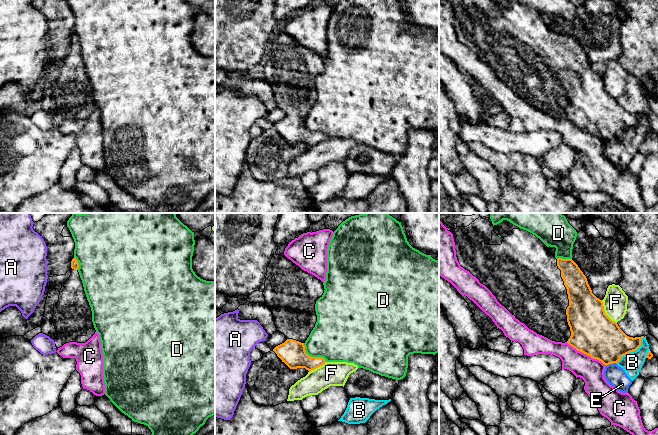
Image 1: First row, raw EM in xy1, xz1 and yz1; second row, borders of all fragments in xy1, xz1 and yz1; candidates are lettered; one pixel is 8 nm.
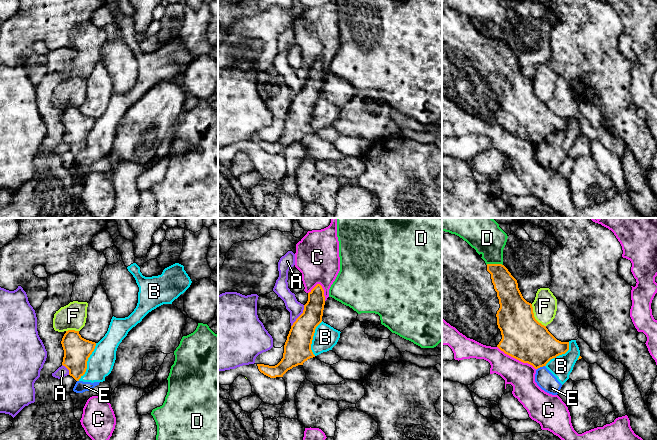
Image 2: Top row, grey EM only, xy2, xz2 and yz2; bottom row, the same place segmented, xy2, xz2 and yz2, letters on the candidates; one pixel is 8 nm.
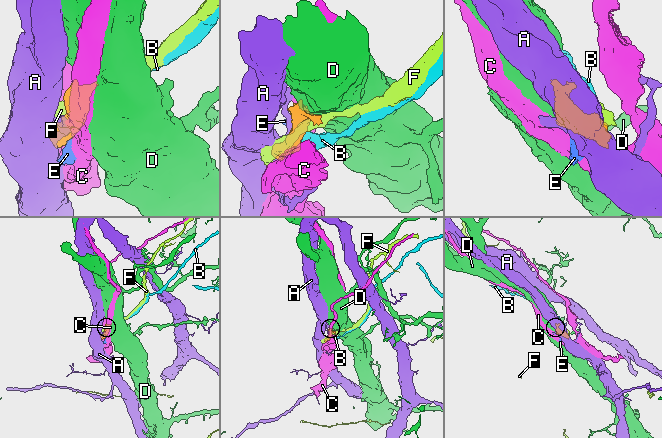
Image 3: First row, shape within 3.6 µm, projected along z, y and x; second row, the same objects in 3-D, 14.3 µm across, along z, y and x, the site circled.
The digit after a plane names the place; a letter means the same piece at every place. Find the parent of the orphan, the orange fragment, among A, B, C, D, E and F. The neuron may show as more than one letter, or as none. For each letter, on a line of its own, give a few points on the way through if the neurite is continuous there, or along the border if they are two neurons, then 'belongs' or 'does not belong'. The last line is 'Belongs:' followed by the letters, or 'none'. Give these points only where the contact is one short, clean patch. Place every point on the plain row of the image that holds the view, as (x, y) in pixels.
A: does not belong
B: along xy2 (96, 119), (88, 134), (86, 147), (78, 156) | does not belong
C: along yz1 (566, 118), (606, 141) | does not belong
D: does not belong
E: along yz1 (616, 139), (610, 139), (606, 142) | does not belong
F: does not belong
Belongs: none

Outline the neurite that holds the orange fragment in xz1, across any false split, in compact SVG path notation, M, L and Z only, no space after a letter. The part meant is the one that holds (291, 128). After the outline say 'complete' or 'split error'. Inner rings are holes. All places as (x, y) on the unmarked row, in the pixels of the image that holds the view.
M287 115L273 127L290 145L305 144L310 148L326 139L322 133L309 132L305 127L304 119L293 115Z | complete

